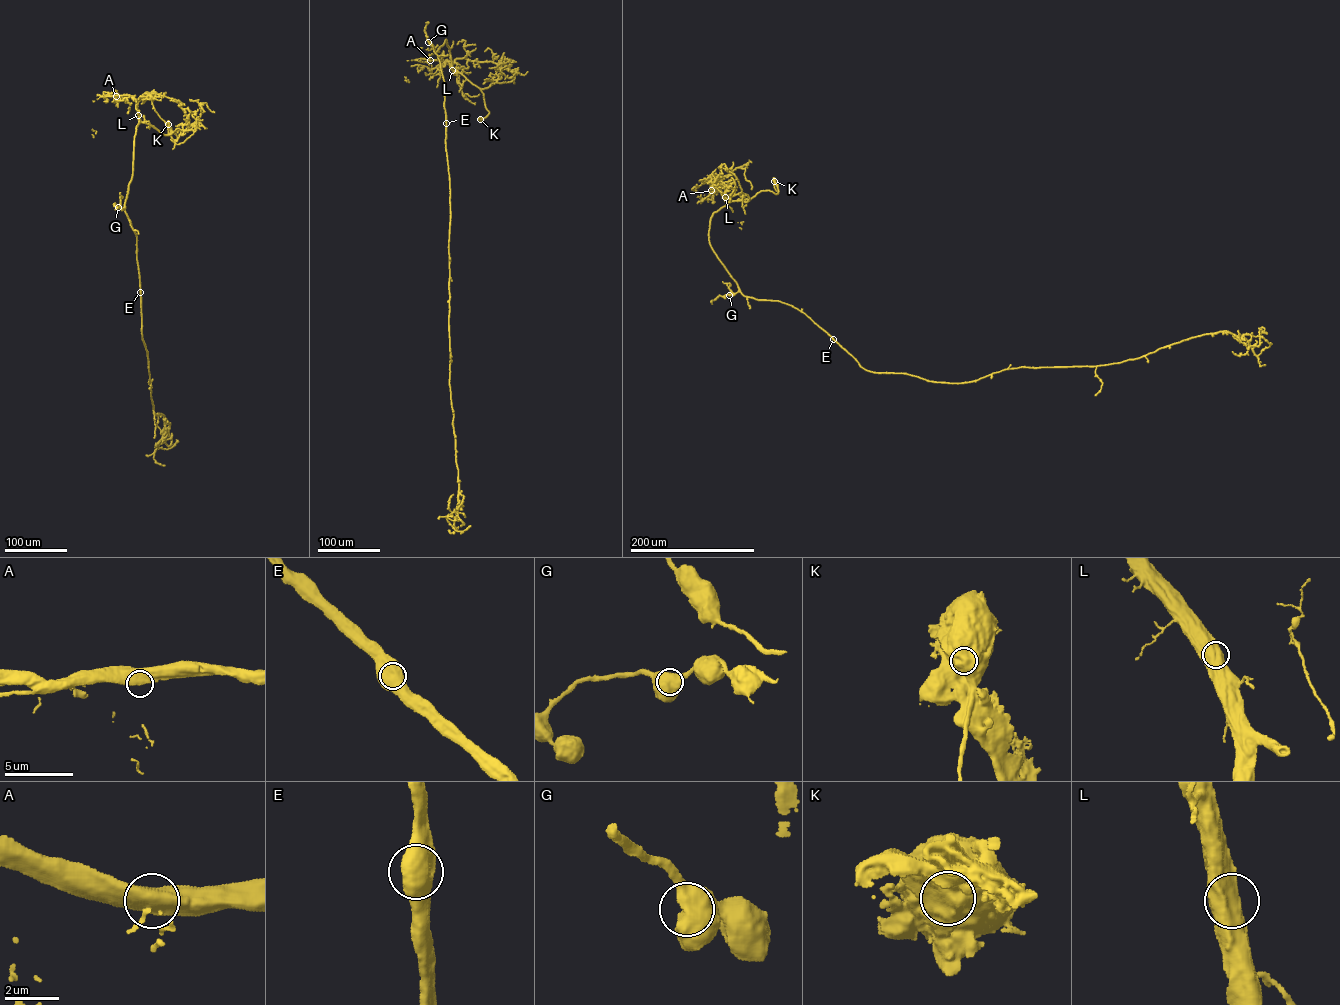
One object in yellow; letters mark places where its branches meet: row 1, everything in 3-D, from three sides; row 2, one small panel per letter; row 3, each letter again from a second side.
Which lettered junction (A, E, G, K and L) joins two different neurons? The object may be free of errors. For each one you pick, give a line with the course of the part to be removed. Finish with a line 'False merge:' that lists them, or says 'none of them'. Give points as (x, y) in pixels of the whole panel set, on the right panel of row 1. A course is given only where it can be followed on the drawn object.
False merge: K

